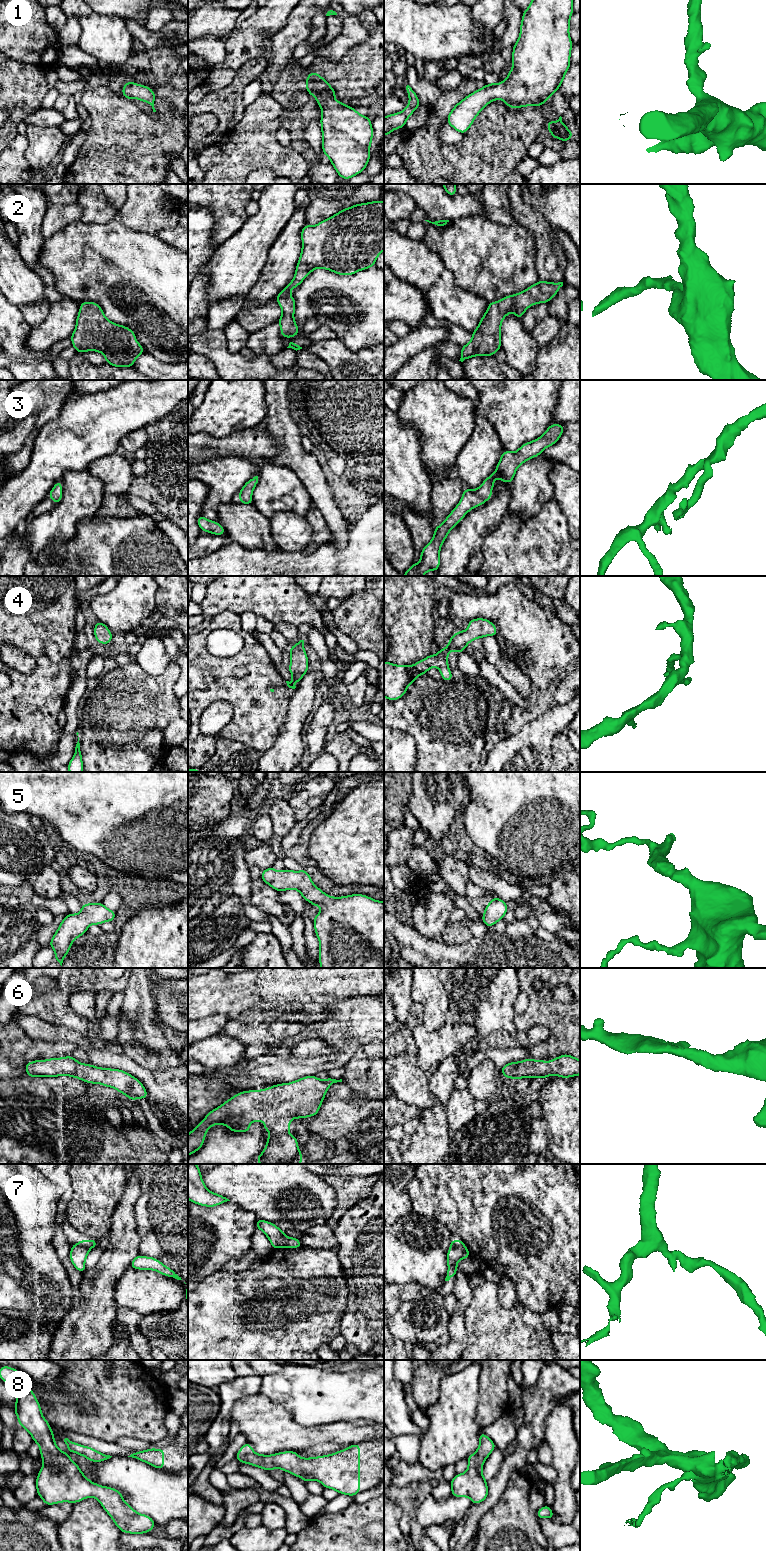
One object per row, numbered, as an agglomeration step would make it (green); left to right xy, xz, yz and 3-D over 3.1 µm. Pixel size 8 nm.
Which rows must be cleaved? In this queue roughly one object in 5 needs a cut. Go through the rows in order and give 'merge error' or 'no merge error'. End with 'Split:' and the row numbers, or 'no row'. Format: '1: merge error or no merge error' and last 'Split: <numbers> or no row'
1: no merge error
2: no merge error
3: no merge error
4: no merge error
5: no merge error
6: no merge error
7: merge error
8: no merge error
Split: 7

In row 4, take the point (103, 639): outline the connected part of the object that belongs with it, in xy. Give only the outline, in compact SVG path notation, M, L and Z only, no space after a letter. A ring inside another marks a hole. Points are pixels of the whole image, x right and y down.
M98 621L94 626L94 635L98 643L109 644L112 642L111 631L104 623L100 621Z

